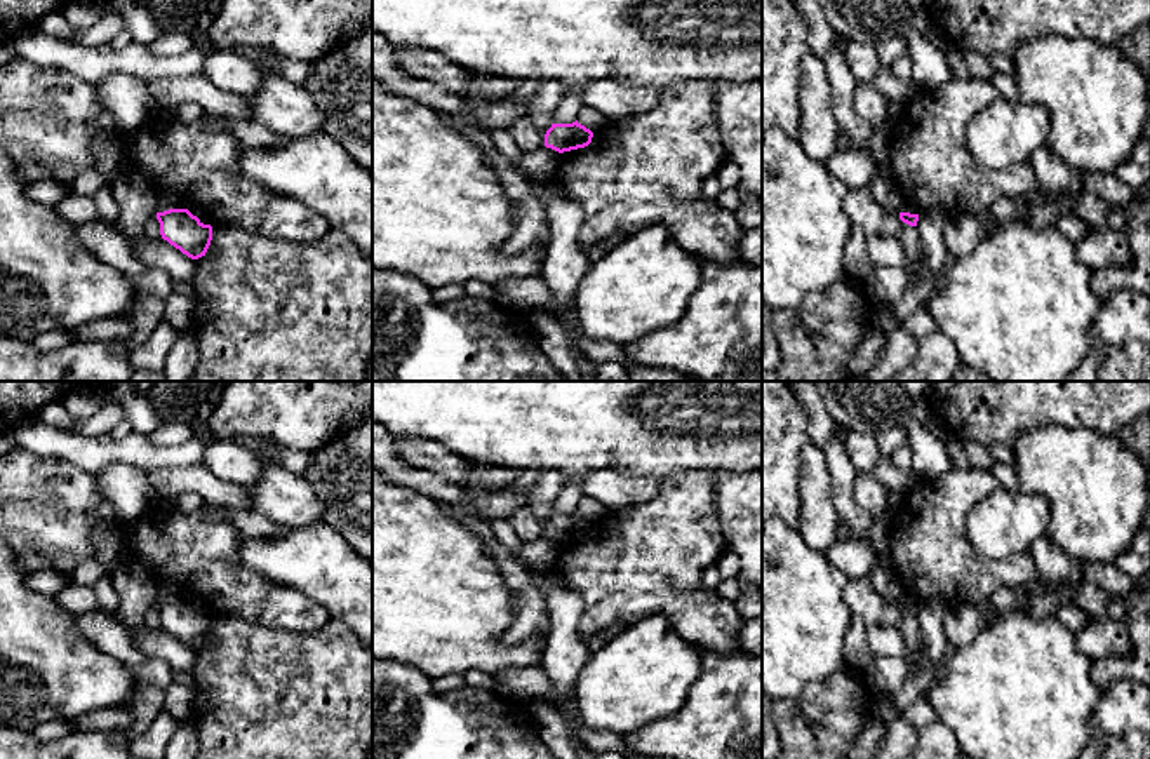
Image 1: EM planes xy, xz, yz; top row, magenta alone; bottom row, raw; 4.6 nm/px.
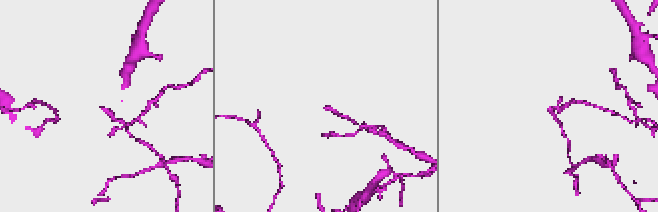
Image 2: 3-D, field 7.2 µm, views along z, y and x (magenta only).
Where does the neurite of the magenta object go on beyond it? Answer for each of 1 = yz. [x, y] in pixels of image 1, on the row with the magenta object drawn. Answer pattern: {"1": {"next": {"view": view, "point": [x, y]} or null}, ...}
{"1": {"next": null}}

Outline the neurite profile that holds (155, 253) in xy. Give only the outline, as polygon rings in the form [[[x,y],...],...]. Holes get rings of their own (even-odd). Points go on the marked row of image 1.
[[[144,233],[132,240],[136,258],[150,266],[165,270],[172,282],[191,282],[195,272],[195,259],[183,254],[164,238],[148,238]]]

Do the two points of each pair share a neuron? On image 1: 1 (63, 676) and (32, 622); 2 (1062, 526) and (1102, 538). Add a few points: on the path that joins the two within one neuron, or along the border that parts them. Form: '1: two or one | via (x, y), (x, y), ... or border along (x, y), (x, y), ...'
1: one | via (49, 662), (32, 644), (32, 636)
2: one | via (1072, 531), (1076, 535), (1091, 535)

